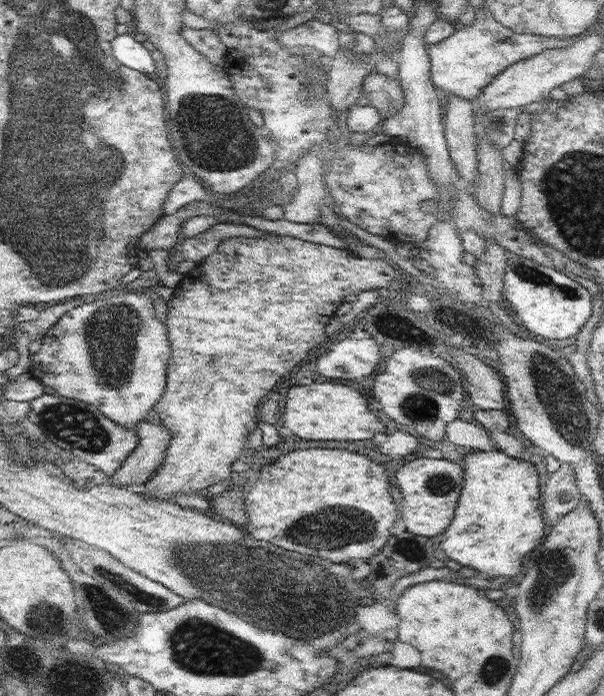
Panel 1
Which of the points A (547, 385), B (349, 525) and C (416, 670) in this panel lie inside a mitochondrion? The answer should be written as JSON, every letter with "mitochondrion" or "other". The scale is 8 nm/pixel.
{"A":"mitochondrion","B":"mitochondrion","C":"other"}

